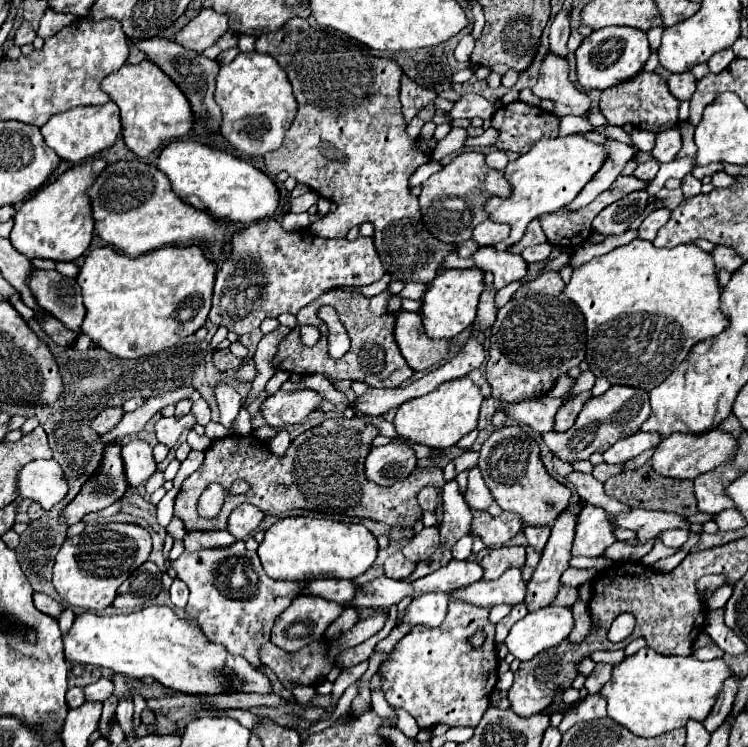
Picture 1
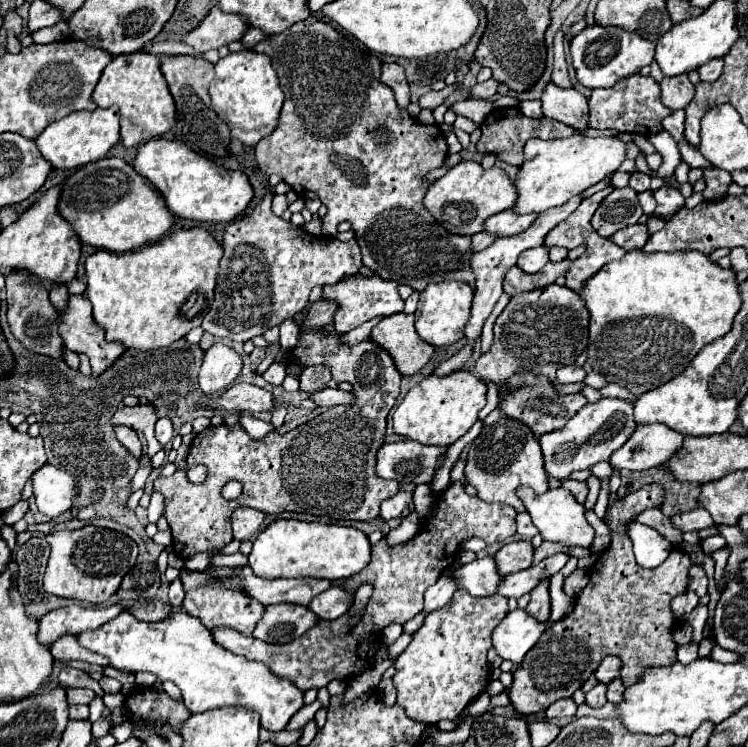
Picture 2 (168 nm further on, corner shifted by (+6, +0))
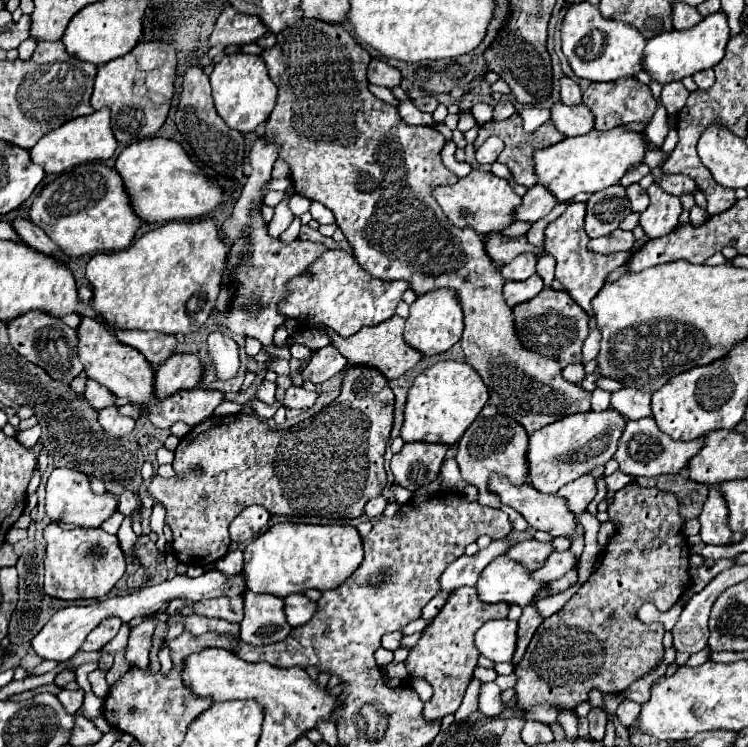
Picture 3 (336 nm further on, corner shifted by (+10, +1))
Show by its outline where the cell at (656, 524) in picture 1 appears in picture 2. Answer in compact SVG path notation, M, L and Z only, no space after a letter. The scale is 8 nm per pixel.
M694 509L690 513L678 513L678 517L670 517L672 525L680 531L700 531L704 527L712 527L714 521L706 509Z

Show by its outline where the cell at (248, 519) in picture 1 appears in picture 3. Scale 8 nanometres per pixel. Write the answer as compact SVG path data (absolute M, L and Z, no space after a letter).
M248 506L244 508L230 524L230 536L234 542L252 540L270 520L270 514L264 506Z

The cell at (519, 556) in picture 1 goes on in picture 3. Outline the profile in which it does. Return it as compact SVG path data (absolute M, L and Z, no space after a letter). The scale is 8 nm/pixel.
M532 538L532 540L514 544L506 556L520 562L522 566L526 566L532 572L534 568L540 568L546 562L546 556L550 556L552 552L554 552L552 542L538 542Z

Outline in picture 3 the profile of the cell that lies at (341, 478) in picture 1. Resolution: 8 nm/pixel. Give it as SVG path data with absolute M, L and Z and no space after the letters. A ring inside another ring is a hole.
M360 366L360 368L350 368L346 374L344 374L344 384L342 384L342 392L340 396L330 404L326 406L322 412L314 414L312 418L288 428L288 430L272 430L264 420L258 420L254 414L234 414L234 416L212 416L208 420L204 420L202 424L194 426L192 432L188 432L176 452L174 452L174 470L176 474L184 474L184 478L170 478L170 480L164 480L160 476L154 476L148 490L150 494L160 502L164 504L166 508L166 524L172 528L172 534L174 534L174 540L172 540L172 548L174 548L174 554L178 558L178 562L182 564L188 564L188 566L206 566L206 564L214 564L216 560L220 560L226 552L228 552L228 546L230 546L230 534L228 528L230 522L242 512L242 508L246 506L252 506L252 504L260 504L264 506L270 514L282 514L282 516L322 516L322 518L360 518L364 514L364 506L368 500L372 500L374 496L378 496L386 484L386 470L384 470L384 450L386 450L386 444L390 440L390 430L392 430L392 424L394 424L394 392L390 390L388 386L388 380L374 368L366 368L366 366ZM196 454L204 454L202 456L202 468L200 468L200 476L194 474L196 470Z

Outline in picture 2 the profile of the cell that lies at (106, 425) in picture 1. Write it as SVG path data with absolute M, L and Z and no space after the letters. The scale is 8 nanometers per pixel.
M136 405L136 407L118 409L114 413L114 417L112 417L112 427L126 425L130 429L142 431L144 437L146 437L146 443L148 443L146 455L148 457L154 457L162 449L162 445L158 443L158 439L154 435L154 423L156 421L158 421L158 415L154 413L152 407L148 407L148 405Z

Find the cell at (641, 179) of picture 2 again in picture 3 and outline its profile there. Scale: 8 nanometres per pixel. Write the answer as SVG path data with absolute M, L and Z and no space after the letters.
M632 184L632 186L628 186L626 188L626 194L628 194L628 200L630 200L630 208L632 208L632 212L644 212L646 208L648 208L648 204L650 204L650 200L648 200L648 194L646 194L646 190L642 190L640 188L640 184Z

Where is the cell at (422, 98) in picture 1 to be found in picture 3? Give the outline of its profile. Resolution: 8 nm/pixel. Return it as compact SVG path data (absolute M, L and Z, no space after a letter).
M372 58L370 60L366 76L368 76L368 82L378 84L378 86L386 86L386 88L398 86L402 82L400 70L390 66L386 60L380 60L380 58Z

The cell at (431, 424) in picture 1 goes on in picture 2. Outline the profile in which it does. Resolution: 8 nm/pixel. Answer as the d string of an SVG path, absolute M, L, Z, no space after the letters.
M456 371L446 377L430 375L412 387L394 411L394 433L424 445L452 445L478 419L478 411L486 405L486 385L468 371Z

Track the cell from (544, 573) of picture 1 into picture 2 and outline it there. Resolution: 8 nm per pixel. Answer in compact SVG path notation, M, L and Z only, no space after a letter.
M542 581L542 585L536 585L530 593L530 603L526 611L536 617L538 621L550 619L550 593L548 593L548 581Z

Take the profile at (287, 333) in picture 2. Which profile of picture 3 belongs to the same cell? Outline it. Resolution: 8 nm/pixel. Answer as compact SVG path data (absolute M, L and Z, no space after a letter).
M294 344L294 346L290 348L290 354L292 354L292 358L296 358L296 360L302 362L302 364L300 364L300 372L308 366L308 362L310 362L310 358L312 358L312 350L306 348L306 346L302 346L302 344Z

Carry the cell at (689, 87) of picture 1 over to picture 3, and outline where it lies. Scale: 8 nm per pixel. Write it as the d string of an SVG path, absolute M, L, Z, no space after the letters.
M670 82L662 88L660 98L662 98L662 104L664 104L664 108L668 110L670 116L676 116L684 108L684 104L688 100L688 94L690 92L684 88L682 82Z

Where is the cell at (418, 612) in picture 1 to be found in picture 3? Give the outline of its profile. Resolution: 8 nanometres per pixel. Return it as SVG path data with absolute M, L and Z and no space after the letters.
M506 536L502 540L492 540L492 544L488 548L480 550L474 556L460 556L442 574L442 578L440 578L442 590L452 592L452 590L462 588L462 586L476 586L482 568L486 568L486 564L490 564L490 560L506 554L510 550L510 546L512 546L512 542Z

